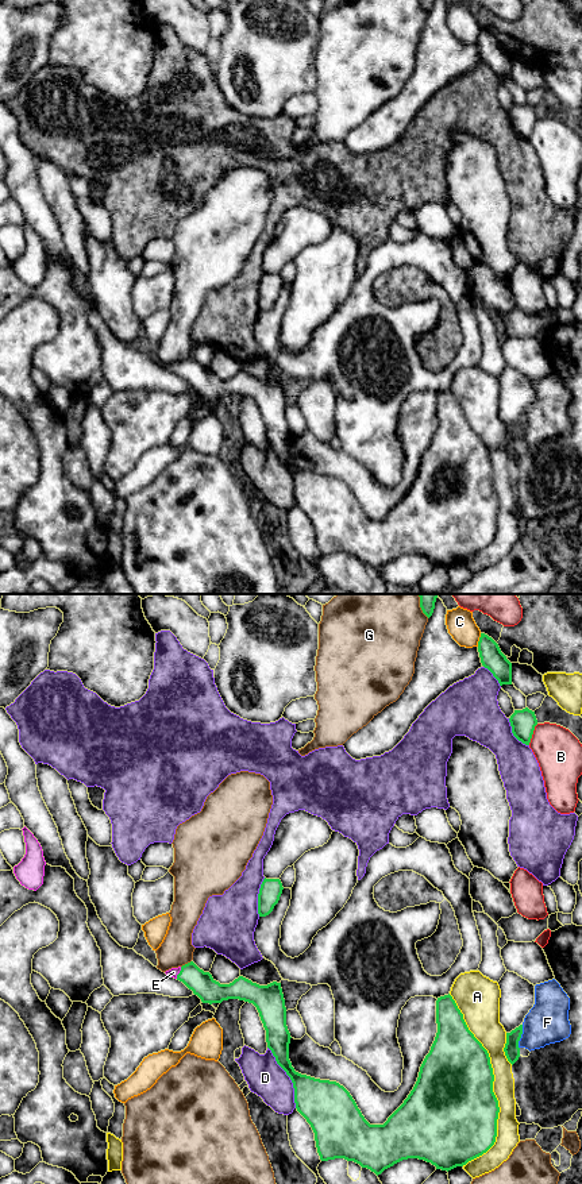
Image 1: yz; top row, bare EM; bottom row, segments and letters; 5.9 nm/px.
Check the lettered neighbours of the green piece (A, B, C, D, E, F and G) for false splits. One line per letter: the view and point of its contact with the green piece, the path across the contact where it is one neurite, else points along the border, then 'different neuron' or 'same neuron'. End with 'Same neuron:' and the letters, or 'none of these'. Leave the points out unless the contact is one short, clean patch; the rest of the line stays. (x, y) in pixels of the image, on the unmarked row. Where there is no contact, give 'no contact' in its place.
A: contact yz (492, 478); different neuron
B: contact yz (532, 128); different neuron
C: contact yz (480, 35); different neuron
D: contact yz (289, 471); different neuron
E: contact yz (180, 367); way yz (201, 378), (189, 369), (180, 367), (173, 367); same neuron
F: contact yz (520, 432); different neuron
G: contact yz (185, 359); different neuron
Same neuron: E

